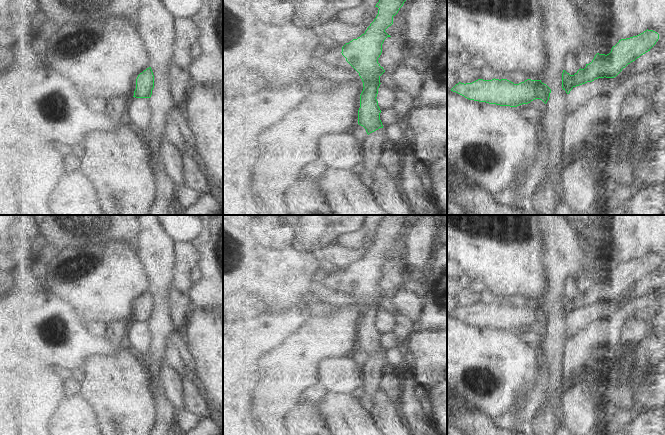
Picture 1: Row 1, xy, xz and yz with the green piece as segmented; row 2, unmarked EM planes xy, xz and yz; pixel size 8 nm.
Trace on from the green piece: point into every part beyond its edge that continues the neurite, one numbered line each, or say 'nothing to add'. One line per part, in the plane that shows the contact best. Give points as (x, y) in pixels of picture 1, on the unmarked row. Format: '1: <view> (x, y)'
nothing to add

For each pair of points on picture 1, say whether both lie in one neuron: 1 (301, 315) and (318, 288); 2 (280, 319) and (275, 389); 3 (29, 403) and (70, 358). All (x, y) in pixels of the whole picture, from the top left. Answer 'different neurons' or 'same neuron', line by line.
1: different neurons
2: different neurons
3: same neuron

